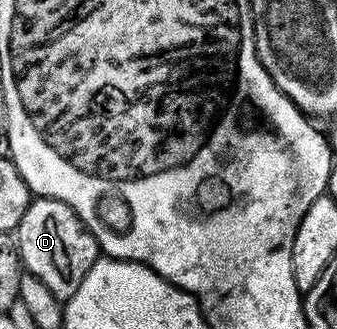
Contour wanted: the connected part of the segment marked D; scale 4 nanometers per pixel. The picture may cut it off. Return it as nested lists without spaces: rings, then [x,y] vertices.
[[[50,197],[32,200],[17,230],[17,248],[22,268],[41,281],[60,299],[72,297],[81,287],[87,269],[101,256],[101,247],[88,236],[87,228],[68,205]]]

